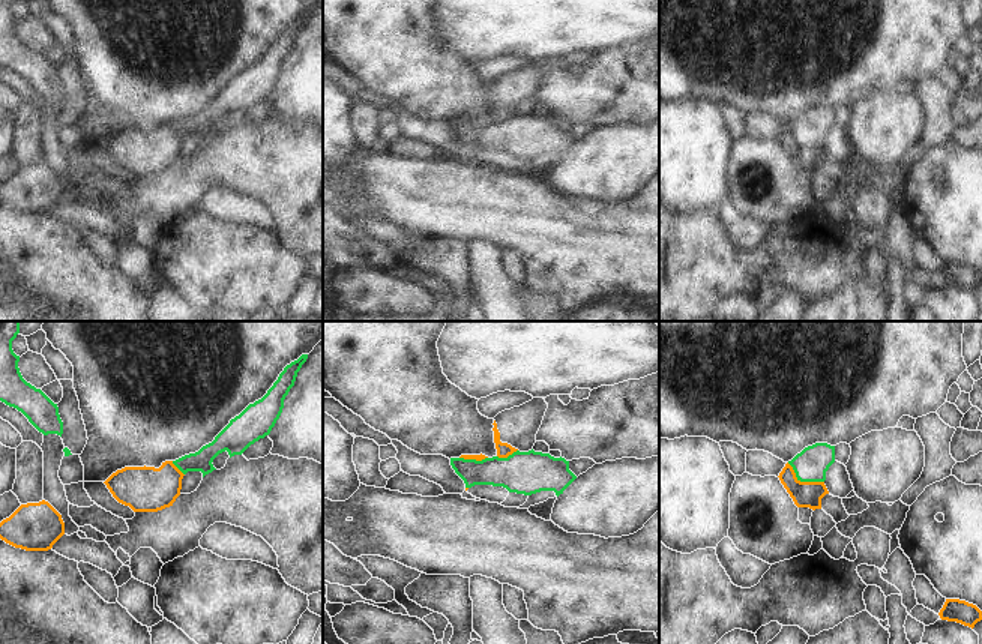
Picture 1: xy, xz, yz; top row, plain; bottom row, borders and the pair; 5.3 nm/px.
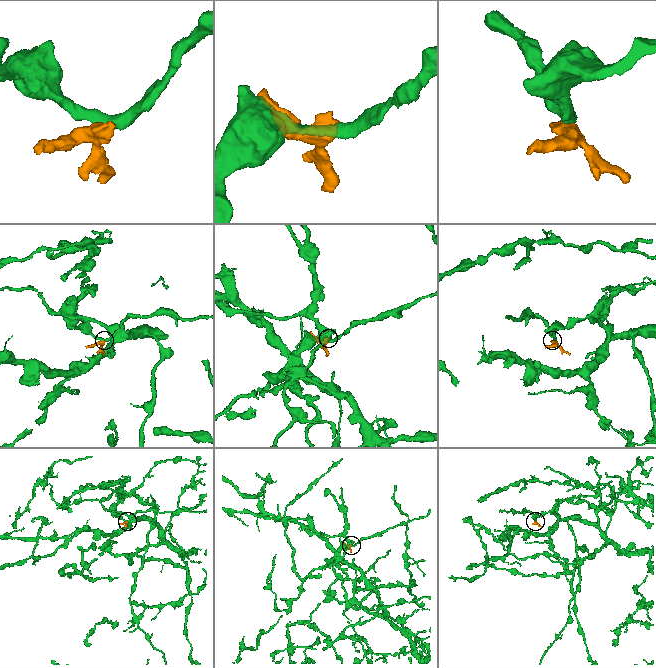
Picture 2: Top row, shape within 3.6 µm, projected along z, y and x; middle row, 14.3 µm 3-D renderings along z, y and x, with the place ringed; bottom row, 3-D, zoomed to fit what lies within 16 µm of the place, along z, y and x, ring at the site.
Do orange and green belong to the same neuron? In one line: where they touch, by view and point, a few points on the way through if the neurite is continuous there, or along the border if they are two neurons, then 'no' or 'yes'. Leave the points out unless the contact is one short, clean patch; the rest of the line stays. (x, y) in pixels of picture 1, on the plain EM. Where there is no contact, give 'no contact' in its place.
yz (804, 146) | along yz (787, 126), (801, 144), (823, 146) | no

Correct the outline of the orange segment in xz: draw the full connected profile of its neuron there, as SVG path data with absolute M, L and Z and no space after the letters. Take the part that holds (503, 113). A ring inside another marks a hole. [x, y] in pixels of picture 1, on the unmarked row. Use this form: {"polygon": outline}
{"polygon": "M533 62L520 71L499 77L493 87L497 120L508 122L517 114L532 114L547 72L544 62Z"}

